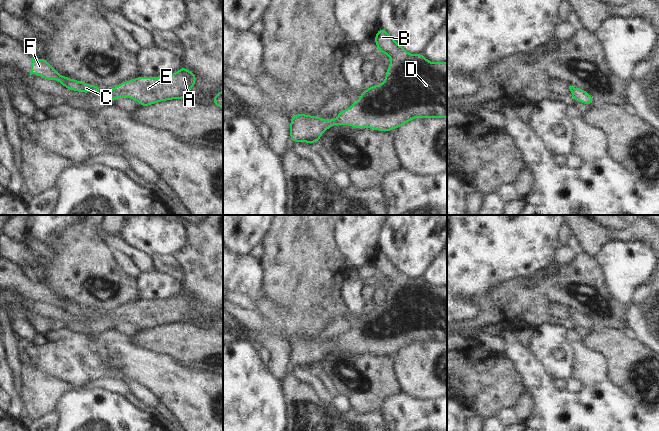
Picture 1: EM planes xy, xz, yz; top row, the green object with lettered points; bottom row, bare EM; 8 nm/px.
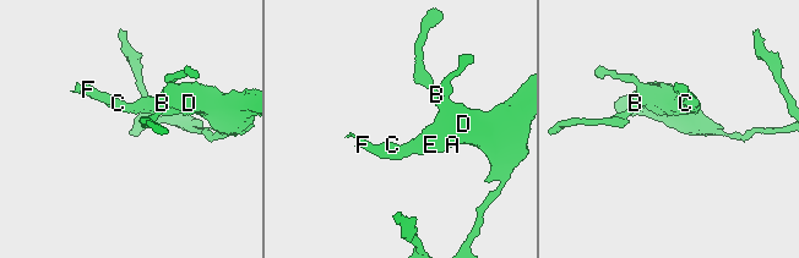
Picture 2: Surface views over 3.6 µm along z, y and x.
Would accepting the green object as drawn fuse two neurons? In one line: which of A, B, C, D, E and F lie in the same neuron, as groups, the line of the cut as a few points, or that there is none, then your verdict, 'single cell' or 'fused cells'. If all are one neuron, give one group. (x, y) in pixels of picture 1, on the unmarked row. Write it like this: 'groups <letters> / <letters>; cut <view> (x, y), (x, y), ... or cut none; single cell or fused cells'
groups A B C D E F; cut none; single cell

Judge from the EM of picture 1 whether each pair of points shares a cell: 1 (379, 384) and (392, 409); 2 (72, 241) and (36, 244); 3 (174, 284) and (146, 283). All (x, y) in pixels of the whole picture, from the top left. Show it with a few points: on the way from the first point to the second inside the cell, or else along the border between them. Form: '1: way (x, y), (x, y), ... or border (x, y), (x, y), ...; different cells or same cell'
1: border (402, 391), (393, 394), (380, 410); different cells
2: border (48, 246), (55, 254), (53, 262); different cells
3: way (167, 284), (153, 284); same cell

